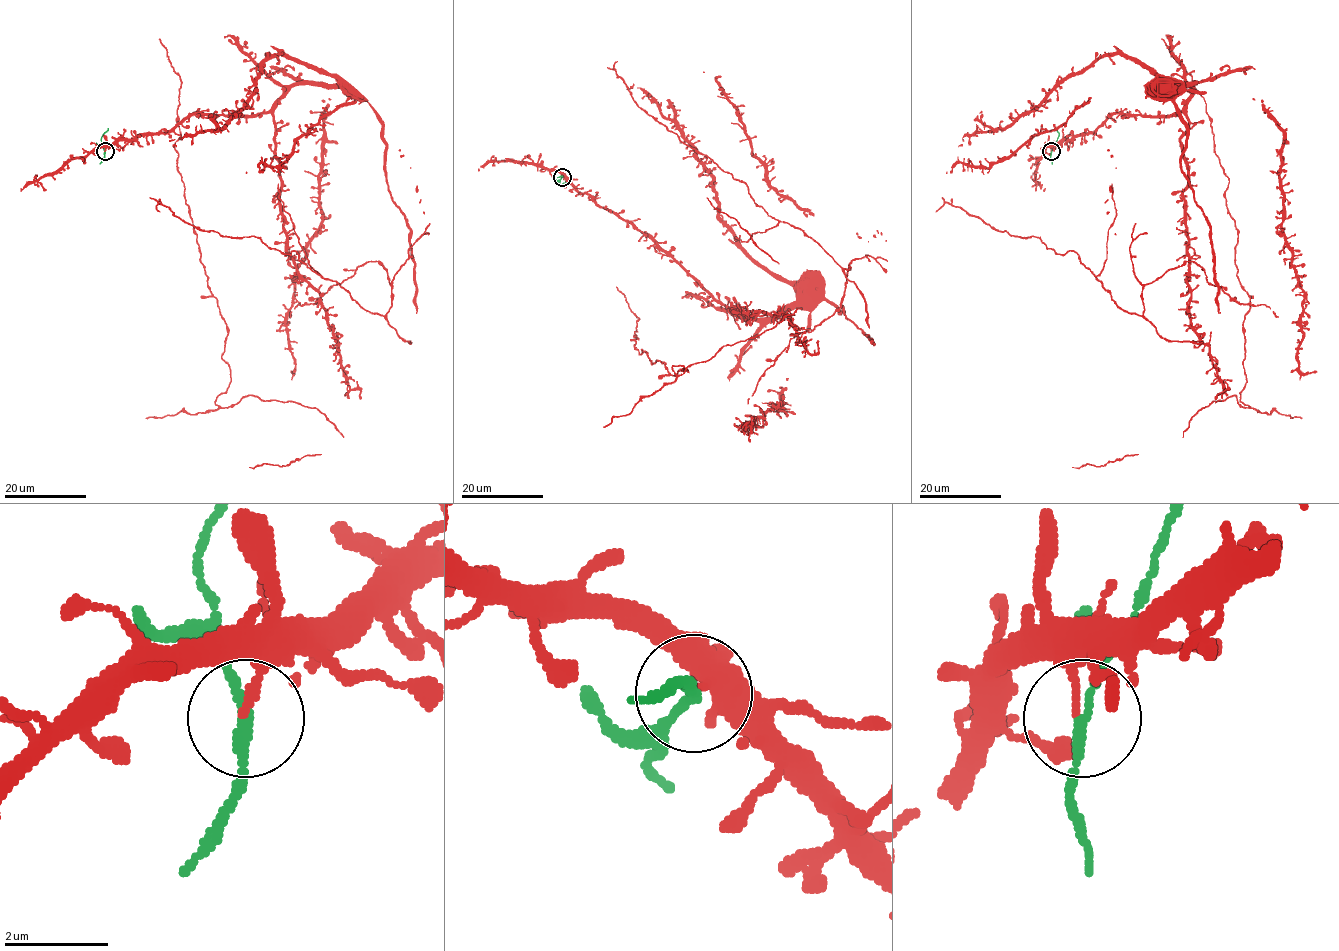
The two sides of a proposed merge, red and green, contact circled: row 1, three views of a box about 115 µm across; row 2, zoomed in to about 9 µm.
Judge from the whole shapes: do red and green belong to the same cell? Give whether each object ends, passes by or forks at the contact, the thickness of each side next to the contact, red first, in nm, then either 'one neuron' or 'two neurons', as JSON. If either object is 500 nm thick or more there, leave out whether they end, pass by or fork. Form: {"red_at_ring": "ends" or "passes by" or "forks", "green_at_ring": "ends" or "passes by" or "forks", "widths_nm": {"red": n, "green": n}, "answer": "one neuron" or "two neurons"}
{"red_at_ring": "ends", "green_at_ring": "passes by", "widths_nm": {"red": 130, "green": 180}, "answer": "two neurons"}

